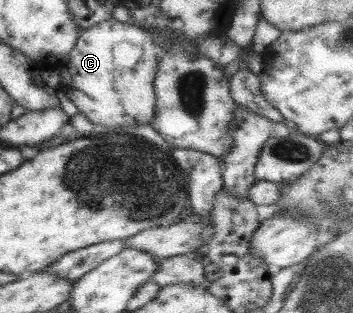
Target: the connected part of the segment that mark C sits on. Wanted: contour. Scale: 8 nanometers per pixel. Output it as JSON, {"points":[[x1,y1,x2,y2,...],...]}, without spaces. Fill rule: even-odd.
{"points":[[110,18,80,32,76,45,61,65,61,83,64,88,68,88,66,94,79,112,86,115,94,124,124,128,150,123,156,112,154,77,161,53,161,48,154,44,152,33,138,25],[122,42,134,44,142,50,140,60,132,68,116,66,112,60,112,48]]}

